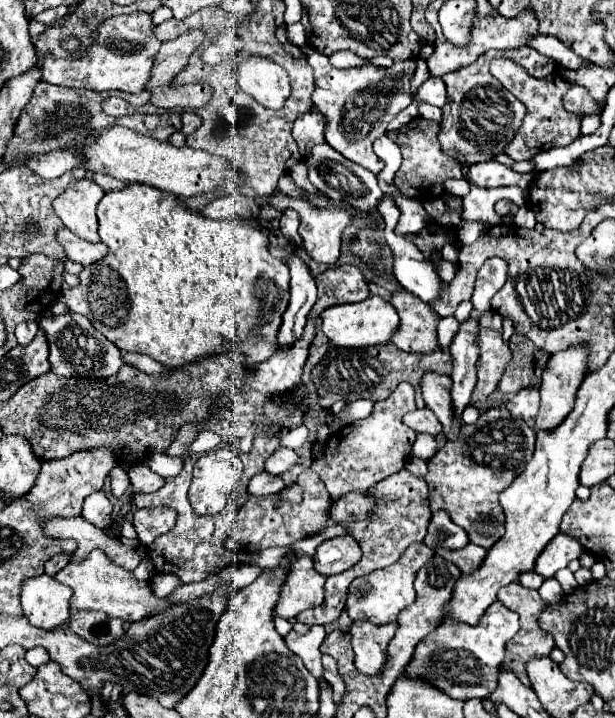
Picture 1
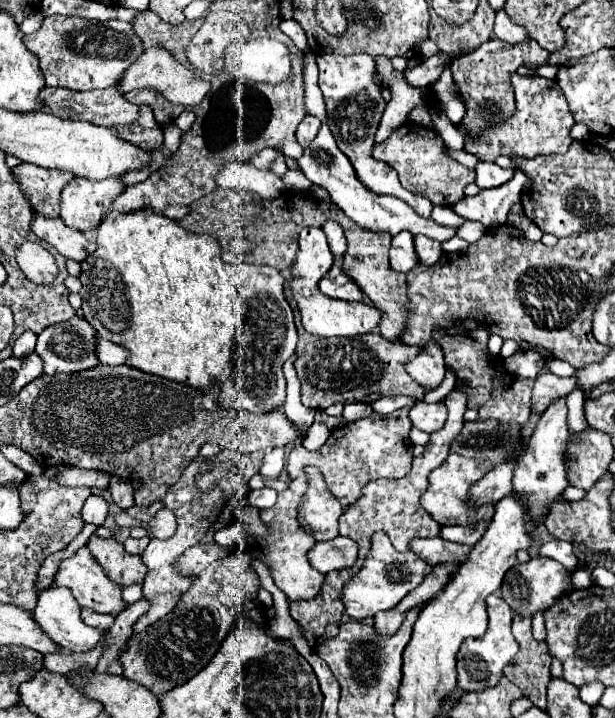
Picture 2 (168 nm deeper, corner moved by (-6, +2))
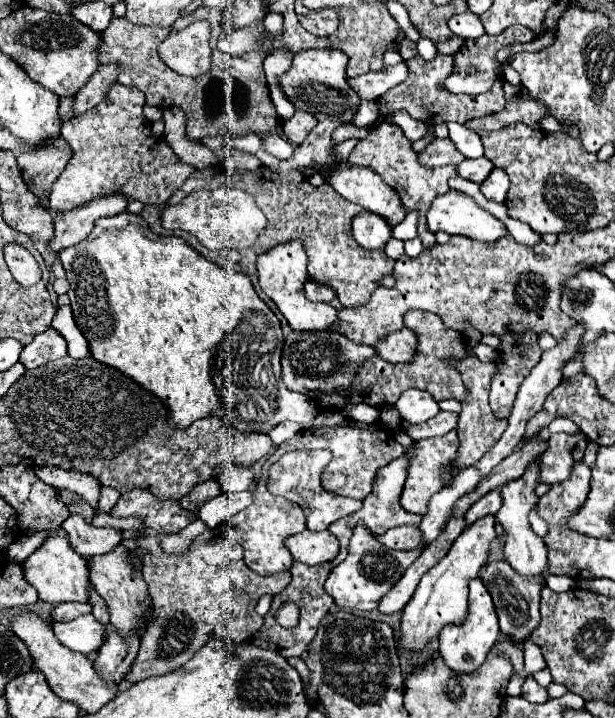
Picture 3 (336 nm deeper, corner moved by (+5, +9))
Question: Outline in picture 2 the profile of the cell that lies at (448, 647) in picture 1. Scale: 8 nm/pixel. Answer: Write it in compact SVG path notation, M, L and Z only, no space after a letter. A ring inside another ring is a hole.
M488 595L486 599L486 607L488 607L488 629L484 633L484 637L480 639L466 639L460 647L460 655L458 655L458 665L456 665L456 679L458 679L458 687L462 687L464 691L480 691L486 687L494 687L498 683L498 679L502 677L502 669L504 665L516 655L518 651L518 643L512 635L512 611L510 607L504 603L502 597L498 595Z

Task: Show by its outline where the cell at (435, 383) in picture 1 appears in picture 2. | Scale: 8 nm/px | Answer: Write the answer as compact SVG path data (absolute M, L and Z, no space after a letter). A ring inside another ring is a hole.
M428 341L422 347L422 353L408 363L408 375L412 375L414 381L418 381L426 391L436 389L444 379L444 355L436 341Z

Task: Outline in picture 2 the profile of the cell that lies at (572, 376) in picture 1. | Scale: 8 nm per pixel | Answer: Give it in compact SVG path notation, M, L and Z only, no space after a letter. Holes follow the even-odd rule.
M556 399L540 417L536 431L530 439L530 445L526 453L520 457L516 469L514 469L514 495L520 495L522 499L528 499L528 519L536 523L544 511L552 505L552 499L564 491L568 485L566 479L566 465L564 465L564 447L570 439L570 431L566 425L566 399Z

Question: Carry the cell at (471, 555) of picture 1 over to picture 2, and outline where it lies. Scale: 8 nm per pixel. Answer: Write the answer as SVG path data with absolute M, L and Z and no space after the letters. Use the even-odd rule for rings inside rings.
M416 537L416 539L412 539L408 549L414 555L418 555L420 559L424 559L426 563L436 565L436 563L446 563L446 561L464 563L468 559L468 553L470 553L472 547L452 543L452 541L444 541L440 537L432 537L432 539Z

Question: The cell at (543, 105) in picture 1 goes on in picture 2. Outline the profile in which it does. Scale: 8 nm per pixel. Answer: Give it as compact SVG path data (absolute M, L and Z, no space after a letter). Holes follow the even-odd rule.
M514 73L512 85L516 93L516 111L512 119L496 127L488 127L488 131L480 131L476 139L466 139L464 151L478 157L478 161L494 161L498 155L520 155L532 159L536 155L568 151L572 143L568 133L574 119L558 83L544 77L522 77Z

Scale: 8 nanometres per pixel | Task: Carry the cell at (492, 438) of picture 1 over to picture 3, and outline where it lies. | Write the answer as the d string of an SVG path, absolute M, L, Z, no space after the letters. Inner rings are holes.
M451 430L451 432L447 432L443 436L437 436L437 438L419 440L415 444L413 458L411 458L411 464L409 464L407 482L405 482L405 488L403 488L403 494L401 494L401 506L407 512L427 514L427 502L431 500L433 494L437 494L445 486L443 474L453 470L453 462L457 460L457 448L459 448L457 430Z

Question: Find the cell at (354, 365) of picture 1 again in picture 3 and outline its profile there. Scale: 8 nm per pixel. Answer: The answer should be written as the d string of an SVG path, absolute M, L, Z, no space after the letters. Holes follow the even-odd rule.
M321 330L321 332L291 332L285 338L281 366L283 366L283 382L289 390L303 394L319 394L319 392L335 392L335 388L349 388L355 380L357 370L371 358L377 356L373 346L355 344L347 336Z

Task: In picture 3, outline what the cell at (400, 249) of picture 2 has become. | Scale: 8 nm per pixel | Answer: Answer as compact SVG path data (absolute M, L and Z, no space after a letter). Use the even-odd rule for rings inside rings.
M371 212L353 220L353 236L365 250L383 250L391 238L391 224Z

